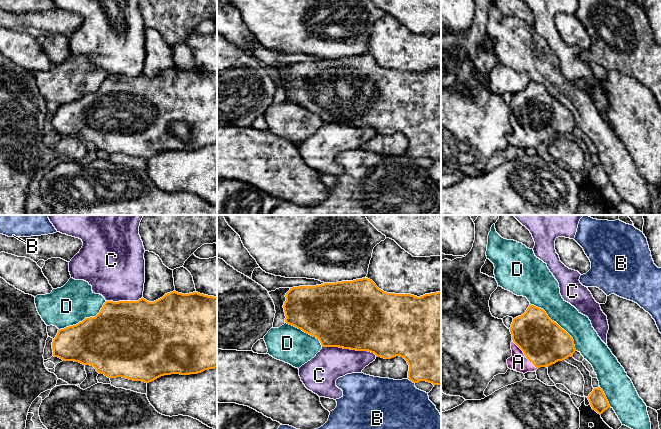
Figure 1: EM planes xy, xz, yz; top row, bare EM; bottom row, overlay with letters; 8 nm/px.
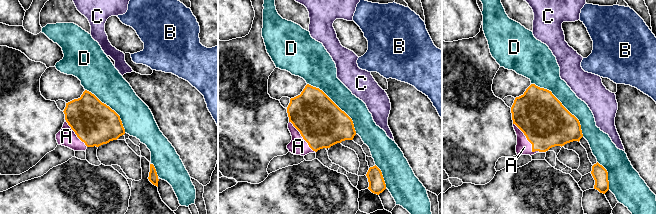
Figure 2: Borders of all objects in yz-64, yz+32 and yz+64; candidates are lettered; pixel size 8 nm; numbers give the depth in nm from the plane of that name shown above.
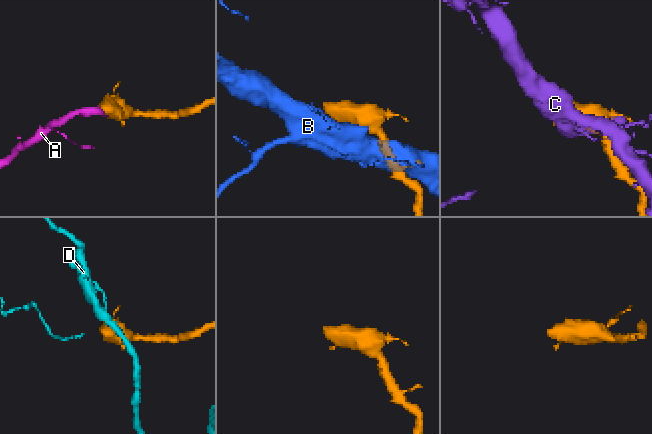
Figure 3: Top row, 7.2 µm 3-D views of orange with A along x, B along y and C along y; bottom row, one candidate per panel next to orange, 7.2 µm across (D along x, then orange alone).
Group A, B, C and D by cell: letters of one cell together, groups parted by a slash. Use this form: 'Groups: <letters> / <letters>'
Groups: A / B / C / D

